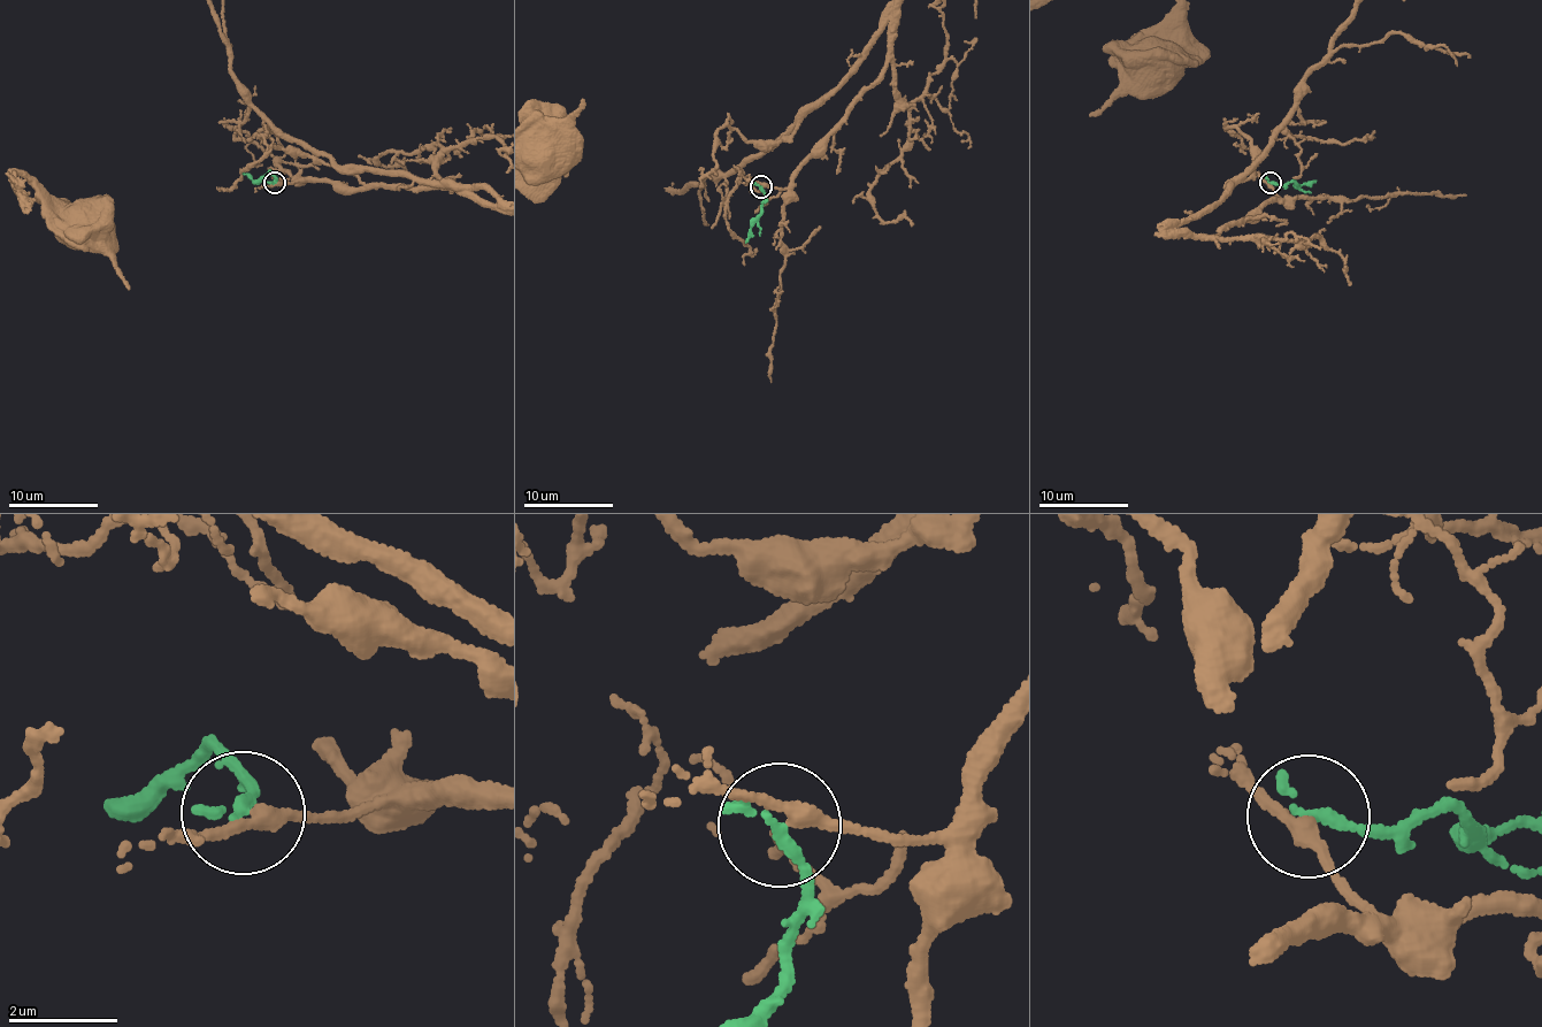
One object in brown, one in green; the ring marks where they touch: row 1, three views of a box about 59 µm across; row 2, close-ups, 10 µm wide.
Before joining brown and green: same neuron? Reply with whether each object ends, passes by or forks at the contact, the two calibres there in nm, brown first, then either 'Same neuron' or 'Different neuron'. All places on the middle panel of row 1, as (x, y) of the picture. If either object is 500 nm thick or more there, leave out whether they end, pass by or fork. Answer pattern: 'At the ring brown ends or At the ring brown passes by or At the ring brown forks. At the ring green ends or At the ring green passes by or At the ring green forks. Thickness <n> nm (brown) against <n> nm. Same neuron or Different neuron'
At the ring brown passes by. At the ring green ends. Thickness 240 nm (brown) against 220 nm. Same neuron

